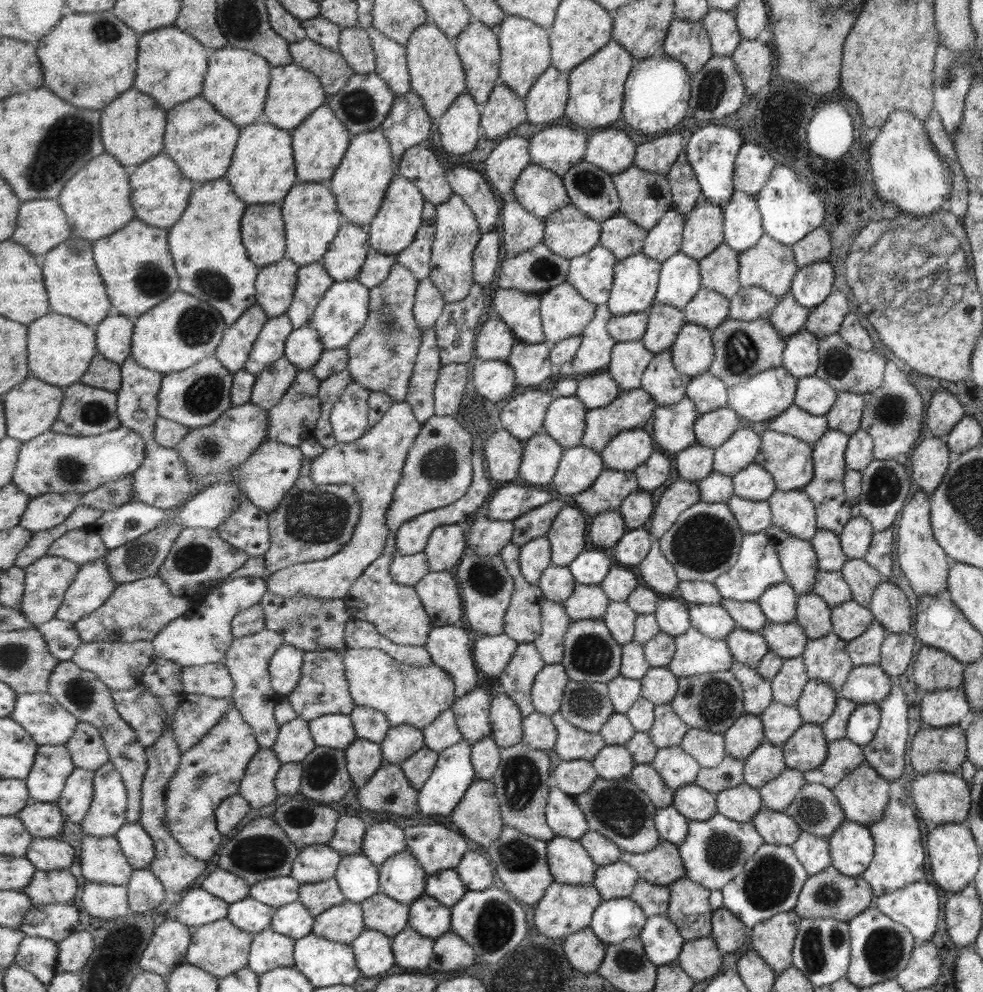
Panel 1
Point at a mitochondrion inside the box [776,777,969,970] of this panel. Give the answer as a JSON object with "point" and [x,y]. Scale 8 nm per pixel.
{"point":[810,812]}

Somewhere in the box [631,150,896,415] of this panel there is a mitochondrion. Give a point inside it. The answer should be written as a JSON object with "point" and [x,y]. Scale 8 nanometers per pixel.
{"point":[740,353]}

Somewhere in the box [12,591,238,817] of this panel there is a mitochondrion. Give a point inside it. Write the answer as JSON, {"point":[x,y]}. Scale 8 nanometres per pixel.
{"point":[82,692]}

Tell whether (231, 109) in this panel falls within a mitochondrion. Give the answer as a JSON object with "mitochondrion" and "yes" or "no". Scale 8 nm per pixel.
{"mitochondrion":"no"}

